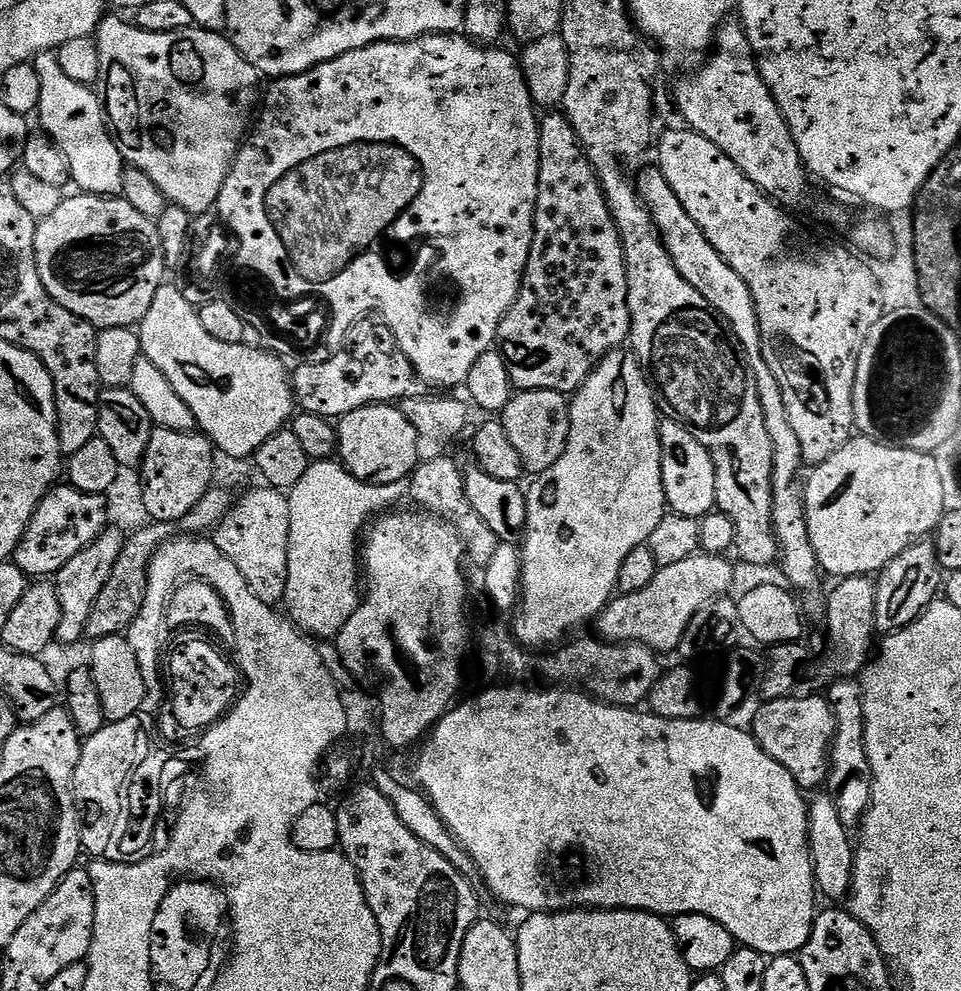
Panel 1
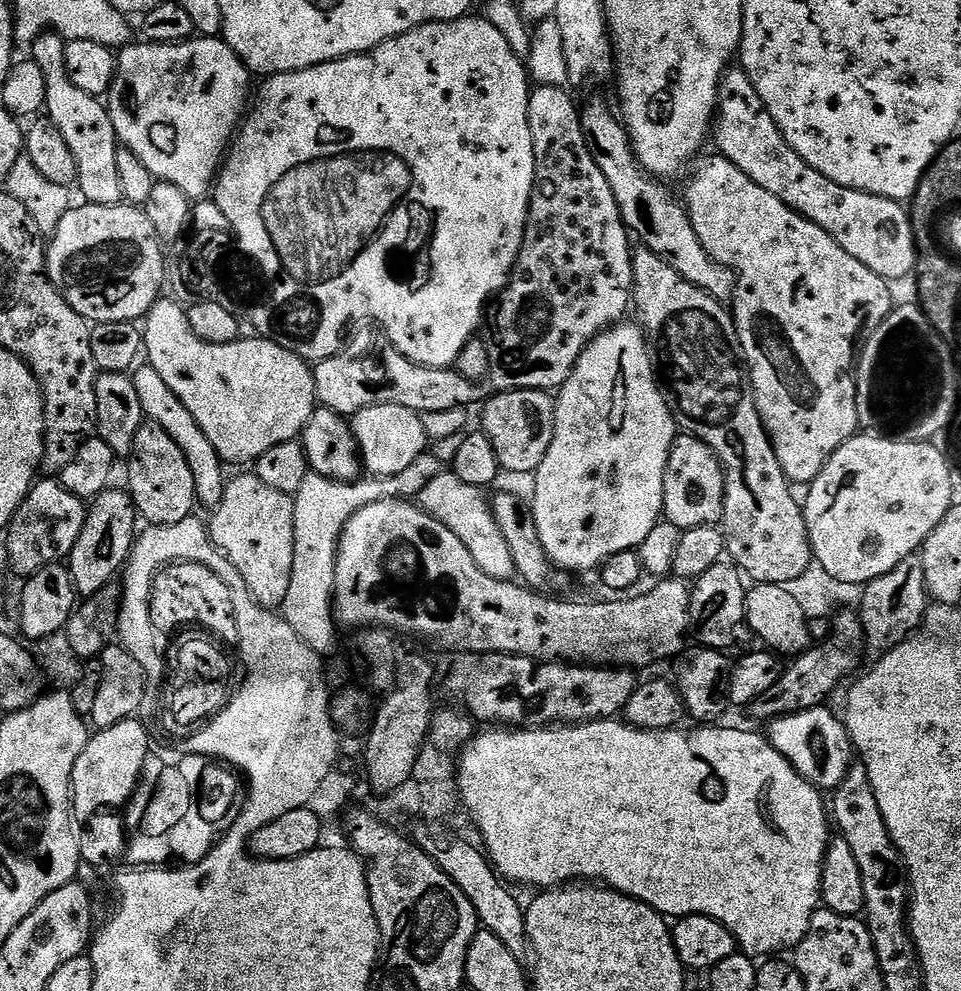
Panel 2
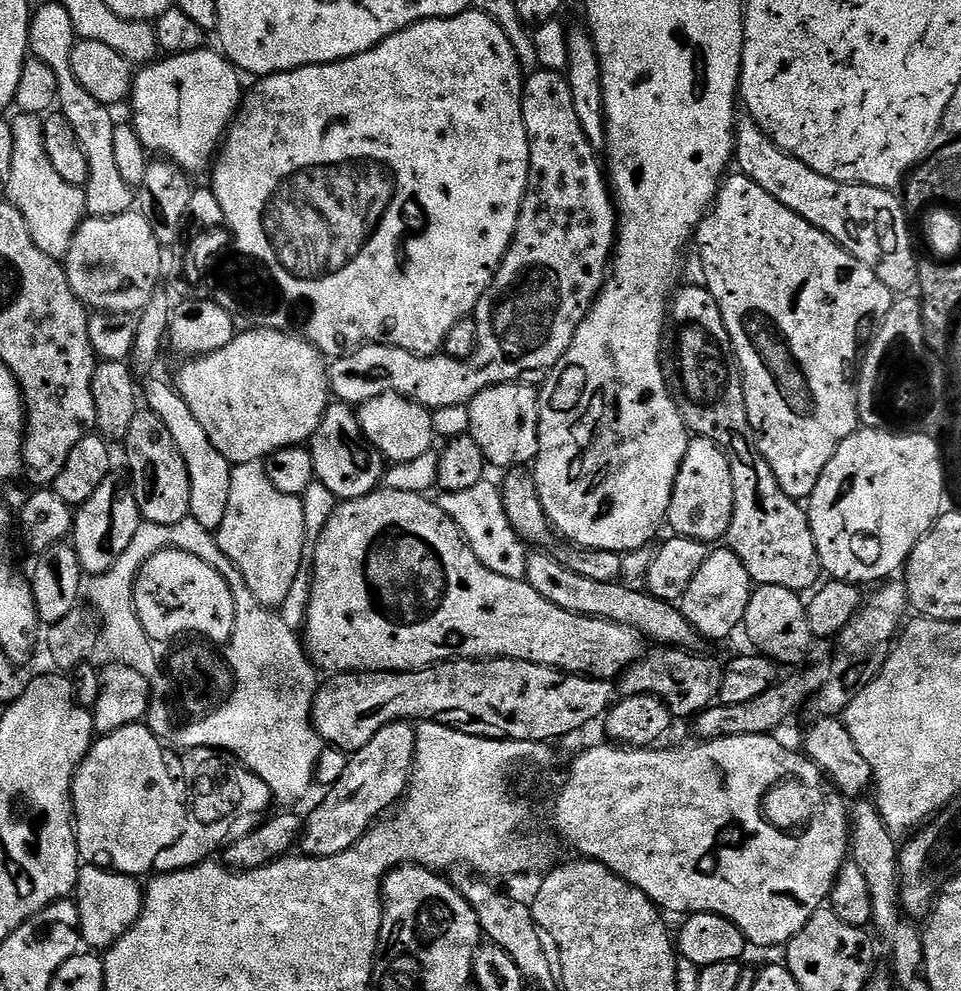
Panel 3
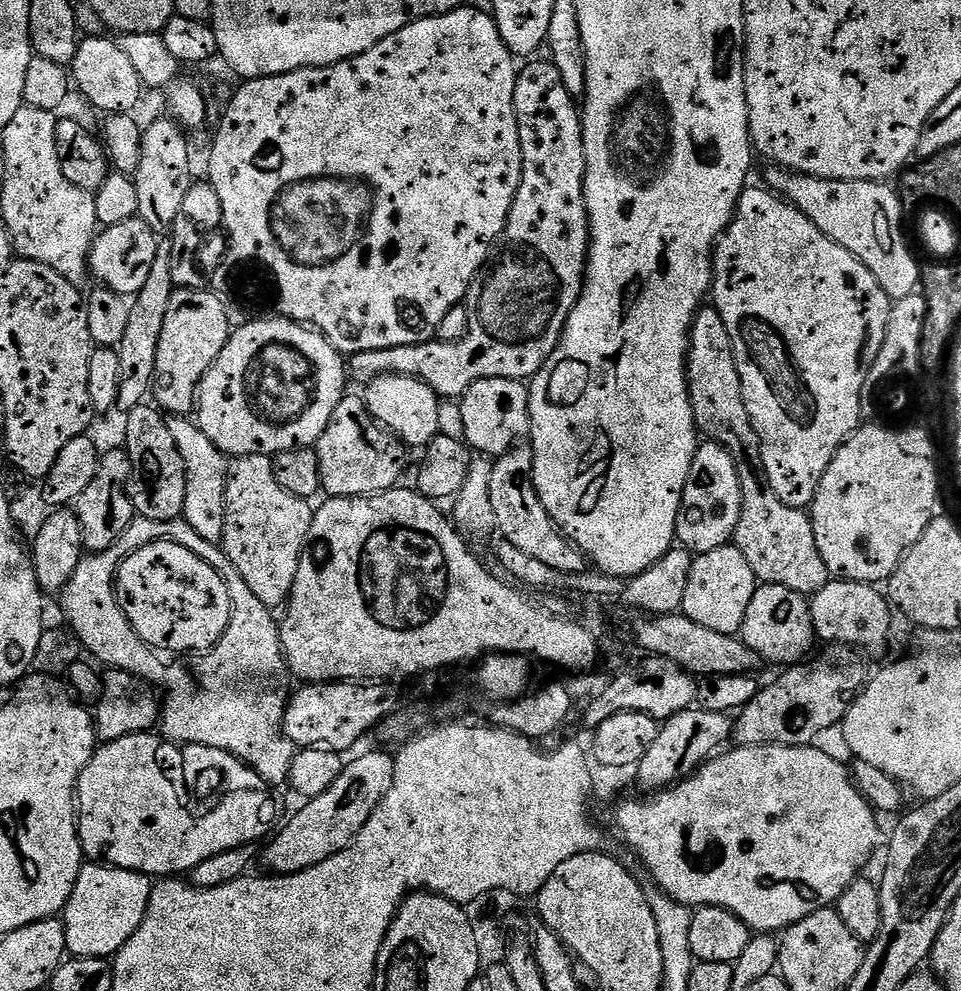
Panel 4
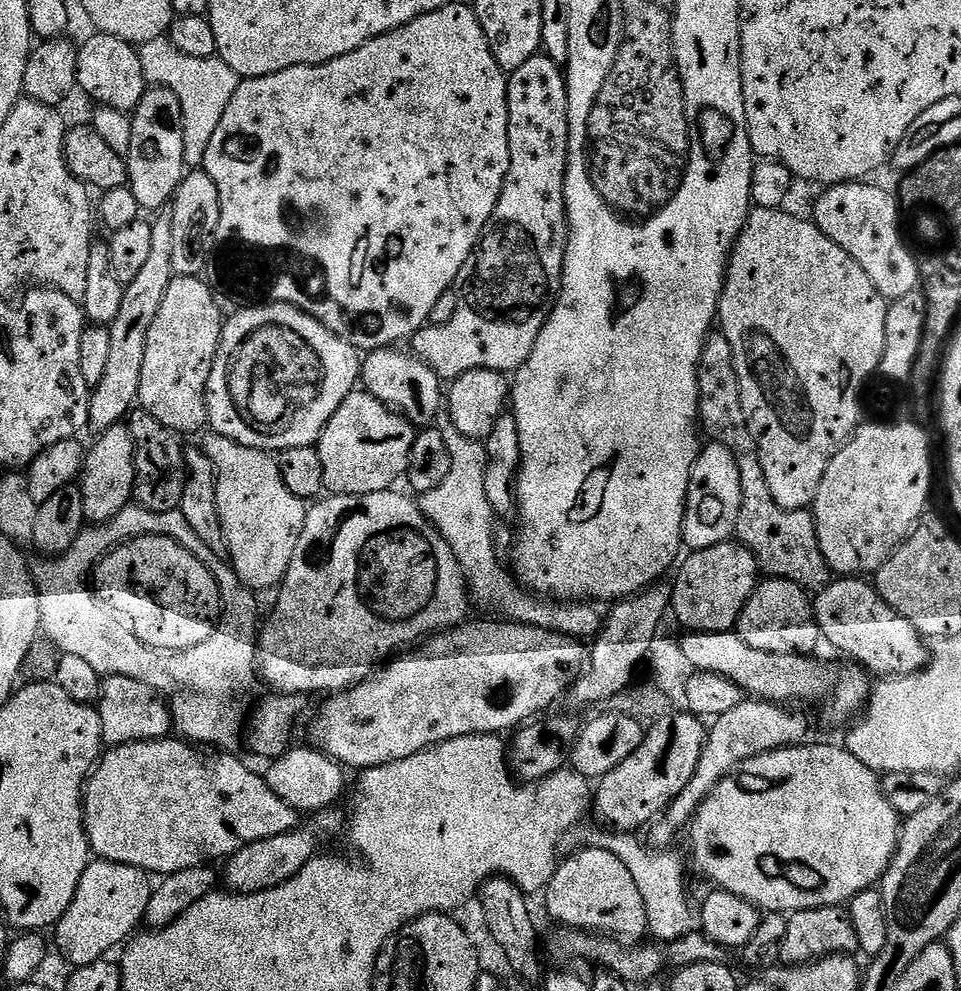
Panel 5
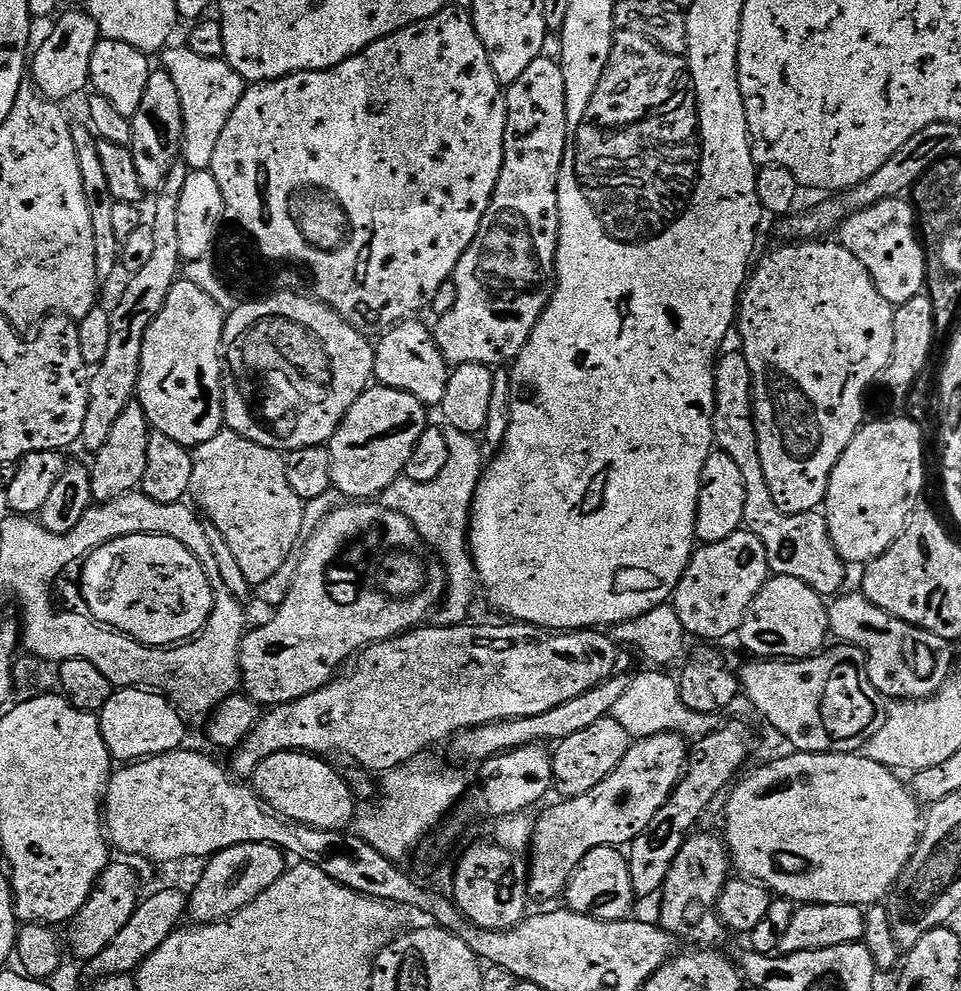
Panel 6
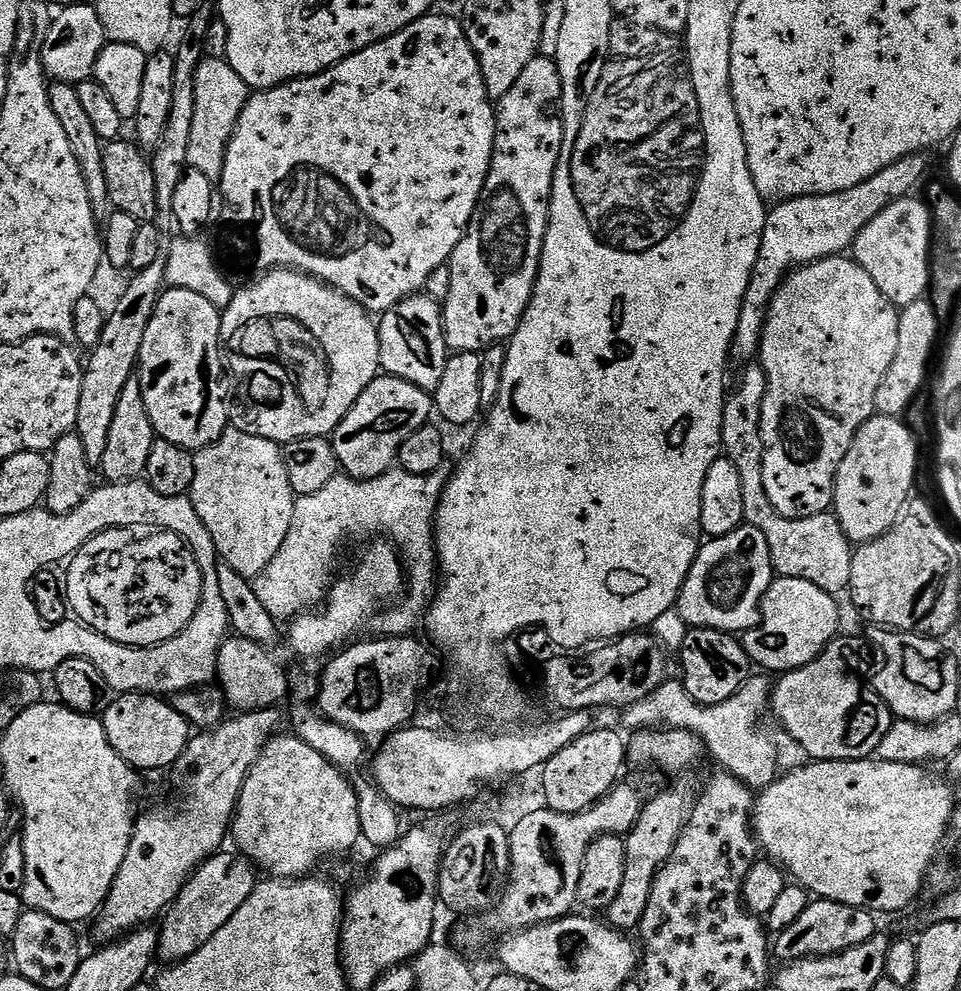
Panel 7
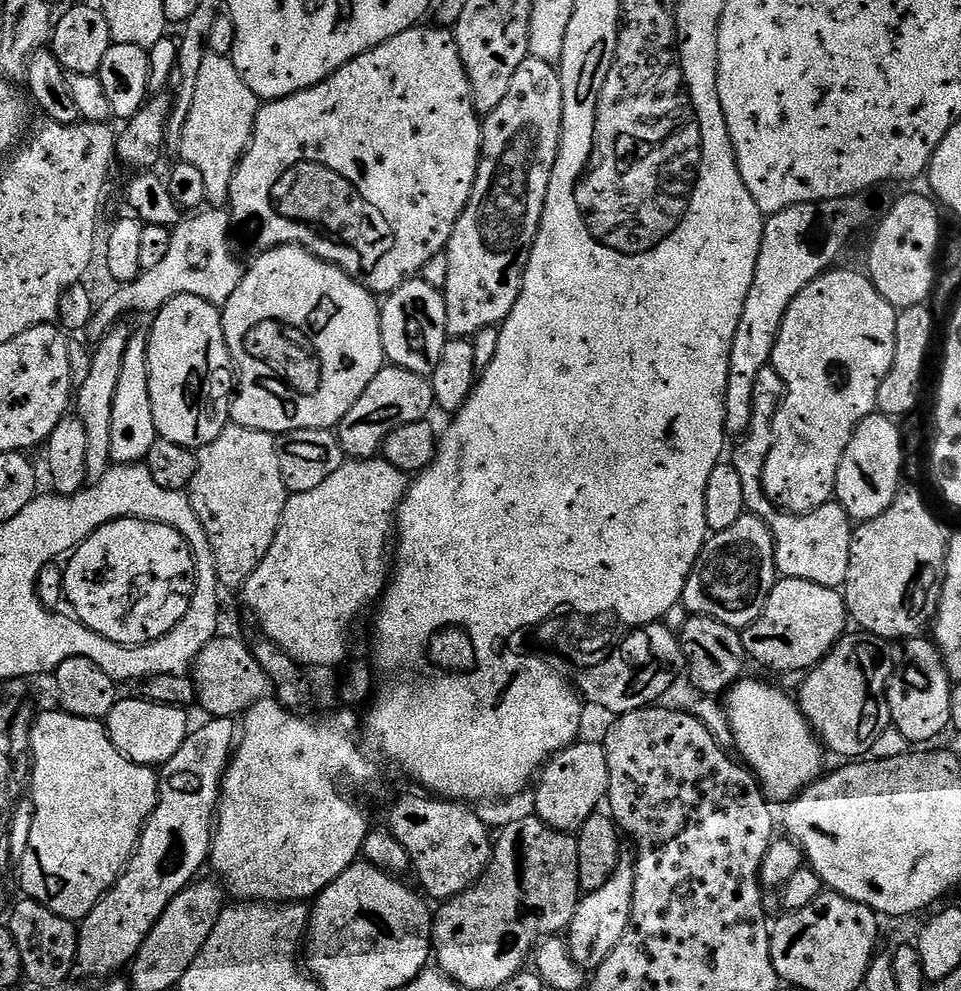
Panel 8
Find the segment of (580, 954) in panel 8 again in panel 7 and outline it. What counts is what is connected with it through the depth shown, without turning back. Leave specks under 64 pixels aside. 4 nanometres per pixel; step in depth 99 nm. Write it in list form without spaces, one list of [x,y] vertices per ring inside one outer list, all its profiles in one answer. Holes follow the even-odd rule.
[[[680,778],[673,788],[660,792],[652,801],[645,803],[640,810],[640,816],[636,824],[626,833],[624,845],[626,846],[626,870],[622,874],[622,882],[618,886],[616,896],[609,902],[606,909],[607,923],[613,928],[628,934],[639,929],[642,922],[642,914],[646,912],[646,902],[650,900],[650,890],[654,884],[654,878],[658,870],[663,868],[678,838],[680,831],[688,821],[696,805],[698,795],[697,785]],[[608,915],[608,916],[607,916]]]

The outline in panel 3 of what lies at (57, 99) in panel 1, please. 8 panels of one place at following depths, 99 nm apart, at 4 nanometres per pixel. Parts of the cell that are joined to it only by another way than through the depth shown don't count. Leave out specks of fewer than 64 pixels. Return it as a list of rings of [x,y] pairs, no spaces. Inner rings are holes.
[[[59,2],[44,4],[32,13],[28,46],[31,55],[37,60],[46,62],[50,70],[54,70],[54,78],[58,78],[58,110],[70,122],[82,150],[86,154],[86,162],[90,162],[90,178],[84,185],[84,197],[89,217],[110,218],[118,214],[133,211],[138,196],[132,187],[122,178],[114,159],[114,130],[117,121],[112,120],[113,109],[109,105],[98,102],[91,94],[82,90],[82,82],[74,78],[74,70],[70,66],[70,58],[74,46],[78,42],[74,22],[70,22],[70,14],[66,14],[66,6]]]

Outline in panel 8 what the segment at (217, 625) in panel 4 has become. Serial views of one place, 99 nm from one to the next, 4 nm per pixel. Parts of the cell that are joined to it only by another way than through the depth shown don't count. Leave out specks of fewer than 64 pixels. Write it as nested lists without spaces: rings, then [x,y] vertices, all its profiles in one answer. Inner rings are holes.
[[[118,519],[100,527],[69,555],[64,572],[64,598],[78,608],[82,618],[122,642],[140,642],[170,628],[189,609],[196,588],[196,562],[192,548],[173,527],[153,520]]]

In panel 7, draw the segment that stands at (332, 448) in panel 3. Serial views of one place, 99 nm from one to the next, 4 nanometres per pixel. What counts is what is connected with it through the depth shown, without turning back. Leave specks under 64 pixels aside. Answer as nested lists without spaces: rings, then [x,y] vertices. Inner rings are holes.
[[[377,376],[330,437],[337,465],[356,480],[378,478],[397,463],[402,442],[433,416],[434,400],[429,393],[397,376]]]

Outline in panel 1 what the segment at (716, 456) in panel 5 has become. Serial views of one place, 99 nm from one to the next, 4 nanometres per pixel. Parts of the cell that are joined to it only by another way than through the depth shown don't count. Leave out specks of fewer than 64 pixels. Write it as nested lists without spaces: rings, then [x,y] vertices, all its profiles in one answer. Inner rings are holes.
[[[667,418],[660,422],[660,465],[665,502],[673,513],[699,521],[716,508],[714,462],[706,446],[702,446],[702,442],[698,442],[690,430]]]

